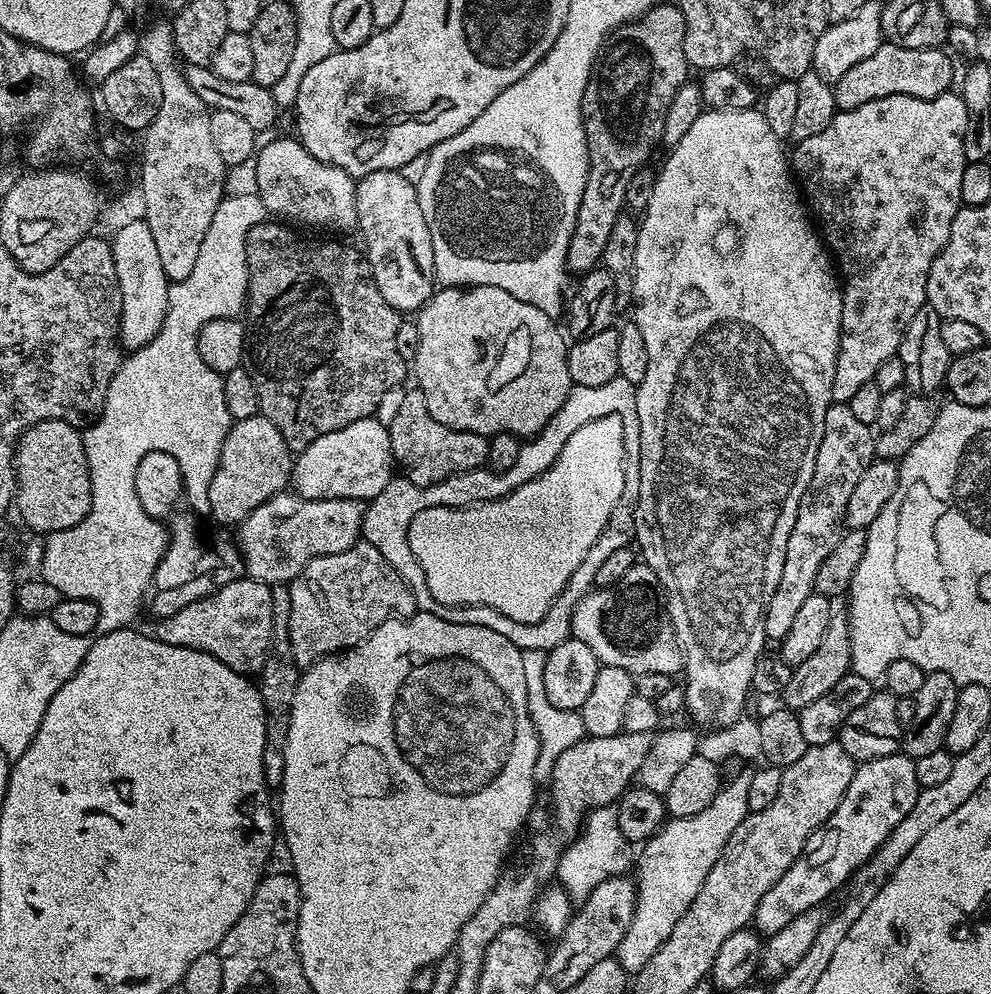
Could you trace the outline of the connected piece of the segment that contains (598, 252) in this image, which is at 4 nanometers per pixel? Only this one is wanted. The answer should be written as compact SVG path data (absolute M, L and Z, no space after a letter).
M657 2L645 16L616 29L604 41L596 54L596 66L588 79L586 90L582 94L582 118L588 147L588 177L582 202L578 206L578 218L568 251L568 270L572 274L592 271L604 259L606 241L614 222L625 211L624 199L626 186L639 168L649 163L652 151L664 139L664 119L674 94L689 79L690 65L684 53L684 35L686 22L682 10L675 3Z

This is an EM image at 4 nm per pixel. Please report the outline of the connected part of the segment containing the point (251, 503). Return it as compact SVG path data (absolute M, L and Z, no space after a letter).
M258 414L233 423L207 491L207 511L220 526L239 525L263 502L285 491L291 483L294 454L274 422Z

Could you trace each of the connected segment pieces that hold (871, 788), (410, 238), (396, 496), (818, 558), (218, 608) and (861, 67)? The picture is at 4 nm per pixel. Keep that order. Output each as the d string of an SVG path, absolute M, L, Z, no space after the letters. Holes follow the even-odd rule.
M895 752L886 758L863 761L854 778L850 778L850 786L846 786L838 810L834 810L834 814L810 834L802 854L792 863L790 870L786 870L786 874L762 894L762 902L758 902L754 917L755 931L765 937L778 934L778 930L798 918L798 914L821 907L827 896L834 895L844 883L847 885L854 873L879 850L882 842L886 842L894 826L910 814L920 790L916 762L912 757Z
M399 171L390 172L371 172L368 176L359 177L356 186L356 205L358 206L358 232L364 235L364 248L368 265L372 267L372 277L378 286L378 290L382 290L382 298L386 298L386 302L390 302L390 306L394 306L394 310L401 314L416 314L427 304L433 292L437 291L436 271L434 270L434 246L430 242L430 230L426 226L426 218L422 218L422 206L418 206L418 194L416 193L416 185L406 182L405 178L400 176Z
M614 379L606 382L606 386L573 386L570 394L566 398L566 402L558 410L558 414L554 414L554 418L550 418L550 422L546 422L546 426L536 436L525 439L521 443L518 450L518 458L515 459L514 466L510 470L502 470L495 472L491 468L485 466L483 468L475 468L474 470L466 470L454 474L450 478L446 478L437 484L430 486L417 486L414 482L403 478L393 478L387 486L382 490L381 494L376 495L372 500L367 501L364 510L364 530L363 539L370 542L370 546L374 546L374 550L378 550L378 554L382 554L382 558L386 558L386 562L390 562L390 566L394 566L394 570L406 582L406 586L410 586L410 590L416 599L416 606L419 611L426 614L434 614L434 618L442 618L442 622L454 622L462 626L486 626L486 630L495 630L498 634L510 638L510 642L514 642L514 646L518 646L521 650L538 650L548 653L554 650L554 646L562 646L562 642L566 642L572 636L572 619L574 618L574 610L578 606L578 602L582 602L582 598L587 592L592 591L598 569L602 567L602 562L606 562L606 558L610 558L610 554L614 554L614 550L622 550L629 547L636 538L636 499L640 493L640 433L638 426L638 414L636 413L636 385L626 382L622 379ZM606 414L618 414L622 418L622 422L627 428L626 434L626 486L620 495L620 502L614 506L614 514L610 514L610 522L605 526L604 532L598 534L598 542L594 542L594 546L590 546L590 550L586 550L586 558L582 558L582 562L578 565L578 570L574 570L574 574L570 574L570 582L566 582L566 586L558 594L558 598L550 606L550 610L546 610L546 614L538 622L533 624L523 624L522 622L514 622L514 618L506 618L498 610L494 610L490 606L478 606L471 604L470 606L446 606L442 602L438 602L438 598L434 598L430 594L430 586L426 586L426 578L422 574L422 566L418 566L418 562L414 558L414 554L410 550L410 542L408 541L408 527L414 518L414 514L419 514L421 510L430 510L434 506L450 506L451 508L468 508L472 504L481 504L487 500L497 500L506 494L510 494L518 486L522 486L526 482L530 482L534 478L538 478L538 474L542 474L549 466L558 458L558 454L562 454L562 446L566 446L566 438L570 438L570 434L574 434L574 430L578 430L578 426L586 426L586 422L590 422L594 418L602 418Z
M833 404L826 410L826 422L822 442L818 446L818 458L814 462L814 474L808 483L806 494L798 506L794 530L786 542L786 562L782 566L782 578L770 606L766 606L764 615L764 635L769 641L779 642L786 638L794 617L806 598L815 593L814 578L818 578L818 569L826 562L830 550L838 546L840 537L846 531L846 505L850 503L850 493L858 486L858 478L866 468L874 463L876 456L876 436L866 422L858 422L858 417L846 404Z
M257 580L230 581L202 601L190 603L176 614L161 619L154 629L157 640L209 652L230 670L255 677L262 670L272 646L272 590Z
M881 43L880 48L874 50L870 58L858 62L858 66L846 70L846 74L838 78L834 86L836 107L841 112L854 110L858 106L866 106L866 102L874 102L878 98L890 98L894 94L932 100L953 87L951 59L953 60L953 57L940 48L906 50L902 46Z

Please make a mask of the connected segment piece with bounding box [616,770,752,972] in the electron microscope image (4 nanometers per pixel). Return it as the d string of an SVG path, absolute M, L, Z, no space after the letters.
M745 770L738 778L727 781L706 810L690 814L690 818L669 819L641 847L642 852L636 858L638 874L634 918L619 943L616 955L625 971L637 972L650 960L697 897L706 875L721 856L726 842L730 842L730 834L734 834L734 830L738 830L748 817L746 793L751 777L752 772Z

